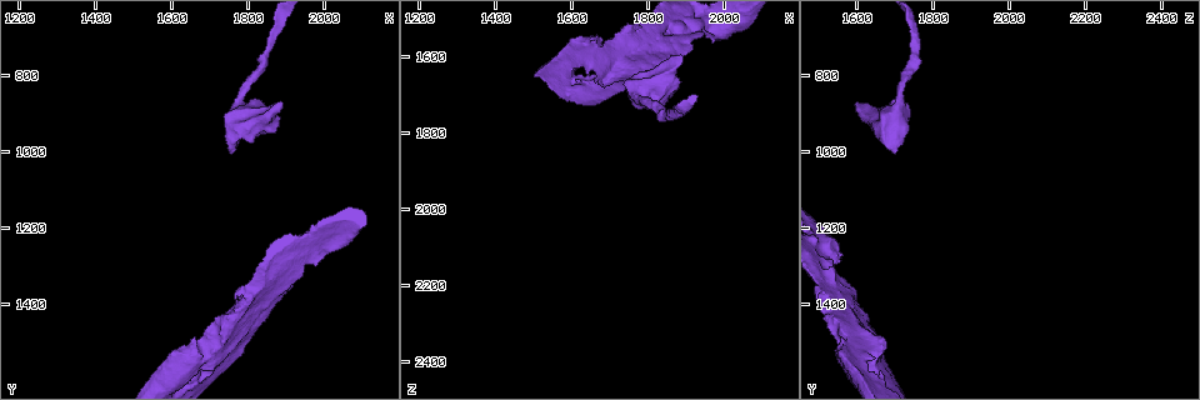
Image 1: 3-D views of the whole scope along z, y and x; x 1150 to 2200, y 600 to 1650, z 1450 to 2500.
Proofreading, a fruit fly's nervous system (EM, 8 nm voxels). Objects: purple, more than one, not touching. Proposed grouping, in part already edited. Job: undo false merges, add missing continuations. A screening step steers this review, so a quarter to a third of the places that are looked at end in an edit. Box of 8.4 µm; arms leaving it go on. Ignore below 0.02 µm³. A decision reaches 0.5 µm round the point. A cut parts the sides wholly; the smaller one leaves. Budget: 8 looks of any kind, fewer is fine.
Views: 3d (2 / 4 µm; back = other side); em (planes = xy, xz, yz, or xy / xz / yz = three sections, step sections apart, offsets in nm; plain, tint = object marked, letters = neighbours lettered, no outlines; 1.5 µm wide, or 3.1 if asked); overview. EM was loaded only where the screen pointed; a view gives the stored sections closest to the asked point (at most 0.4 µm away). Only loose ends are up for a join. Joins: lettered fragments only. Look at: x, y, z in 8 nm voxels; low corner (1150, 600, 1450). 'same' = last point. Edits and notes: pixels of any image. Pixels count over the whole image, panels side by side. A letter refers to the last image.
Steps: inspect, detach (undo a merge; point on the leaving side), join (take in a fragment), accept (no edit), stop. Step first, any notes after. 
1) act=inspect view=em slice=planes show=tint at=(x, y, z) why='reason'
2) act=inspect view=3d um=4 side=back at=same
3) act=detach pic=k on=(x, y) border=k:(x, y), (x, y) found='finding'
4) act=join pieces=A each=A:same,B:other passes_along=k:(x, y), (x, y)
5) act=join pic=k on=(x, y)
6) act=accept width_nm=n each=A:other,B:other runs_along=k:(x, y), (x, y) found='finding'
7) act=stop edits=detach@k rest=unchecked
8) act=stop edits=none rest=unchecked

act=inspect view=3d um=4 at=(1695, 1560, 1635) why='arms part here'

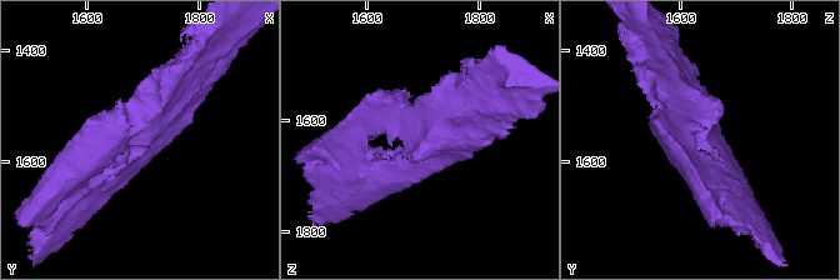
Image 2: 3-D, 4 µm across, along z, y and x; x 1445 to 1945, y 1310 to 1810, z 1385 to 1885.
act=inspect view=em slice=planes show=tint at=(1695, 1555, 1635) why='need the tissue'

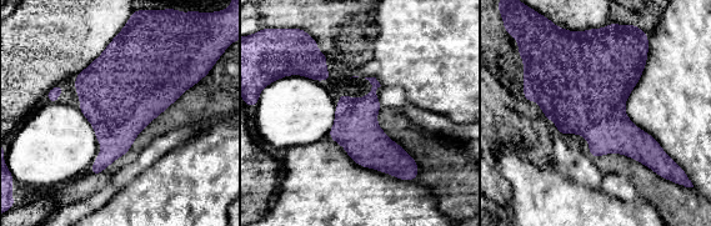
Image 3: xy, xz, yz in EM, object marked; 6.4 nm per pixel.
act=inspect view=em slice=planes show=letters at=same

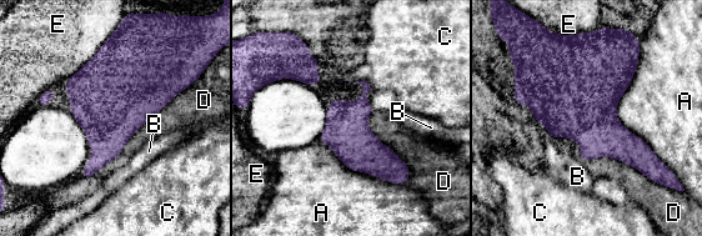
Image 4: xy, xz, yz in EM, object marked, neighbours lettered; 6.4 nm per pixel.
act=accept width_nm=280 each=A:other,B:other,C:other,D:other,E:other border=4:(638, 46), (616, 115), (666, 164) found='continuous, no second cell'

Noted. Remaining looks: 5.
act=inspect view=3d um=2 at=(1985, 1240, 1520) why='closes a loop'

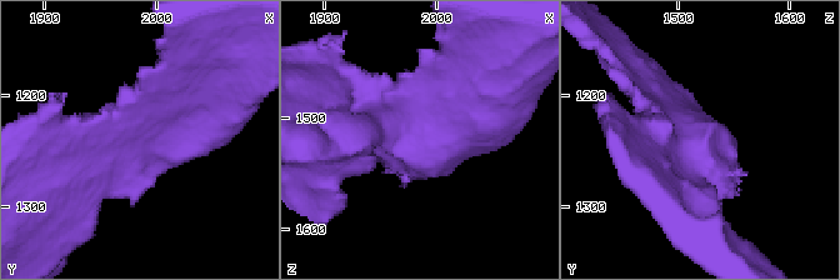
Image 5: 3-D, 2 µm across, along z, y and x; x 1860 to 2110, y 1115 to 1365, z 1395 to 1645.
act=inspect view=em slice=planes show=letters at=(1980, 1246, 1526)

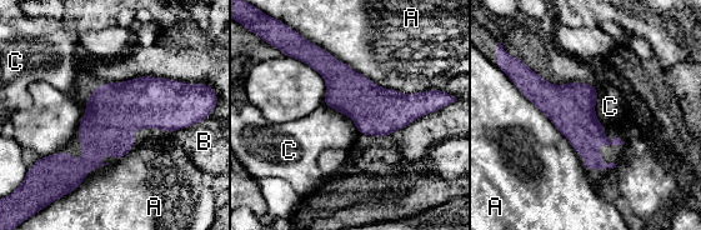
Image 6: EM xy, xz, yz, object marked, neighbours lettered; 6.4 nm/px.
act=accept each=A:other,B:other,C:other runs_along=6:(198, 106), (139, 106), (83, 163), (61, 155) found='continuous, no second cell'

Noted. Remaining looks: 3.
act=inspect view=em slice=xy step=4 show=tint at=(1760, 1000, 1710) why='thick end'

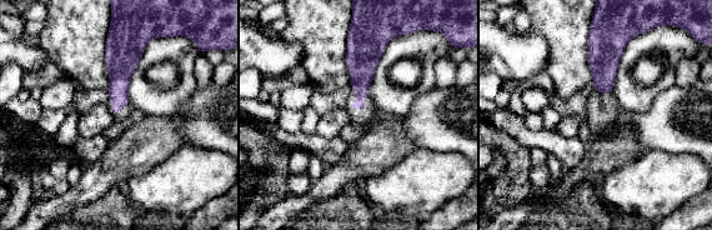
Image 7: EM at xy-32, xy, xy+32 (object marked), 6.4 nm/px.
act=inspect view=em slice=planes show=letters at=same why='cut it another way'

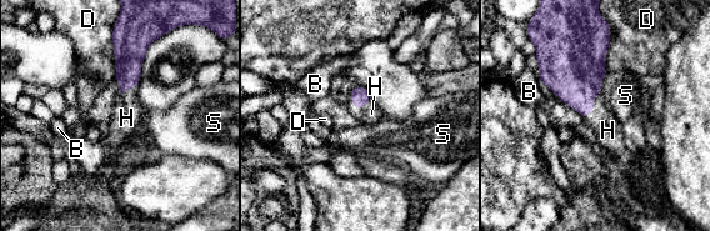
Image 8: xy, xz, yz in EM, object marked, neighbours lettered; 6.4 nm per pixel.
act=join pieces=H each=B:other,D:other,H:same,S:other passes_along=8:(360, 95), (363, 108), (371, 114) found='it goes on there'

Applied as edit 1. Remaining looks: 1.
act=stop edits=join@8 rest=unchecked

